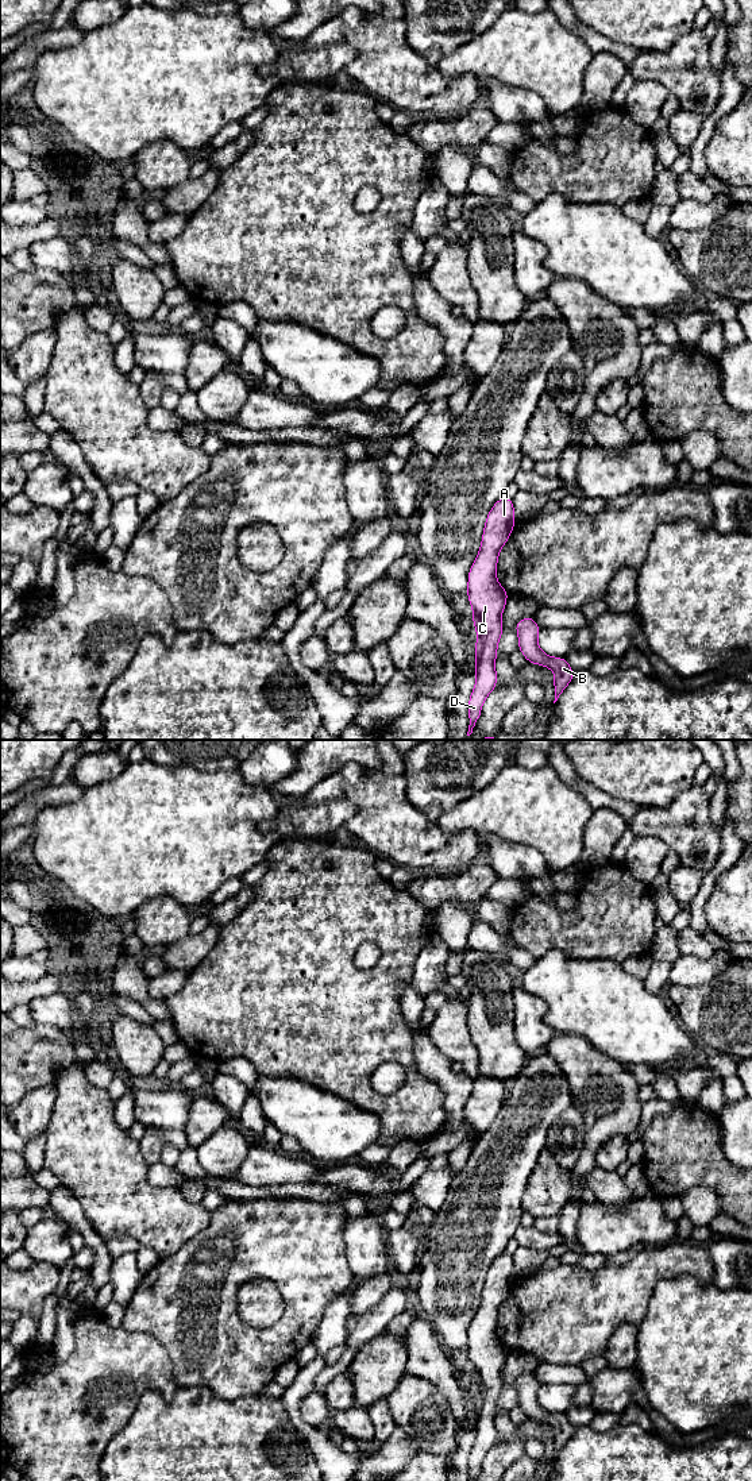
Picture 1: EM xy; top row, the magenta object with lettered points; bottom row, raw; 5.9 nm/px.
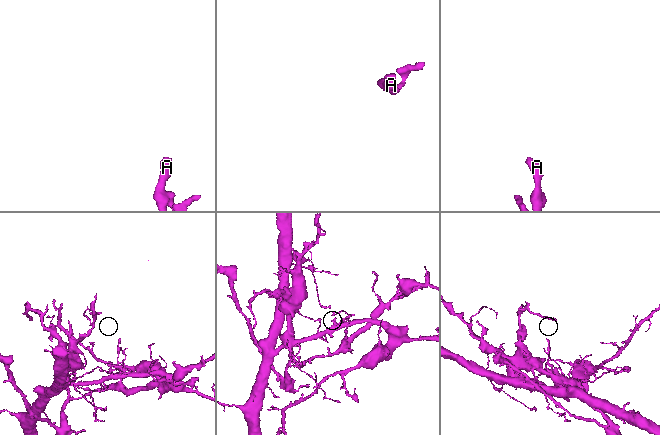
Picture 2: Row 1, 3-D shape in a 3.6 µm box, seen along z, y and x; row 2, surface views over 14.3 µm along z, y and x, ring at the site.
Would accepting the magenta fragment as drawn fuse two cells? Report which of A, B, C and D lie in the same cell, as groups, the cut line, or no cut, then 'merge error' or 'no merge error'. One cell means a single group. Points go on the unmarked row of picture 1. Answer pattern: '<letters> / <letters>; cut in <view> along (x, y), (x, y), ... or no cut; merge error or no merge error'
A C D / B; cut in xy along (501, 1345), (506, 1354); merge error

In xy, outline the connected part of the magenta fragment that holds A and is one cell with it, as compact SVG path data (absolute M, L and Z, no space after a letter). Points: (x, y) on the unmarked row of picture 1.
M504 1251L489 1268L482 1291L481 1305L470 1323L467 1351L473 1364L473 1380L478 1395L475 1397L475 1443L468 1455L468 1478L475 1481L487 1451L497 1443L497 1403L502 1392L501 1372L506 1351L497 1337L497 1318L501 1304L506 1300L514 1284L514 1264L512 1254Z

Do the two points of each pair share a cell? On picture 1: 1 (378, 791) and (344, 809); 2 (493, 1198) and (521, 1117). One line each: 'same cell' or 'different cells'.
1: different cells
2: same cell

